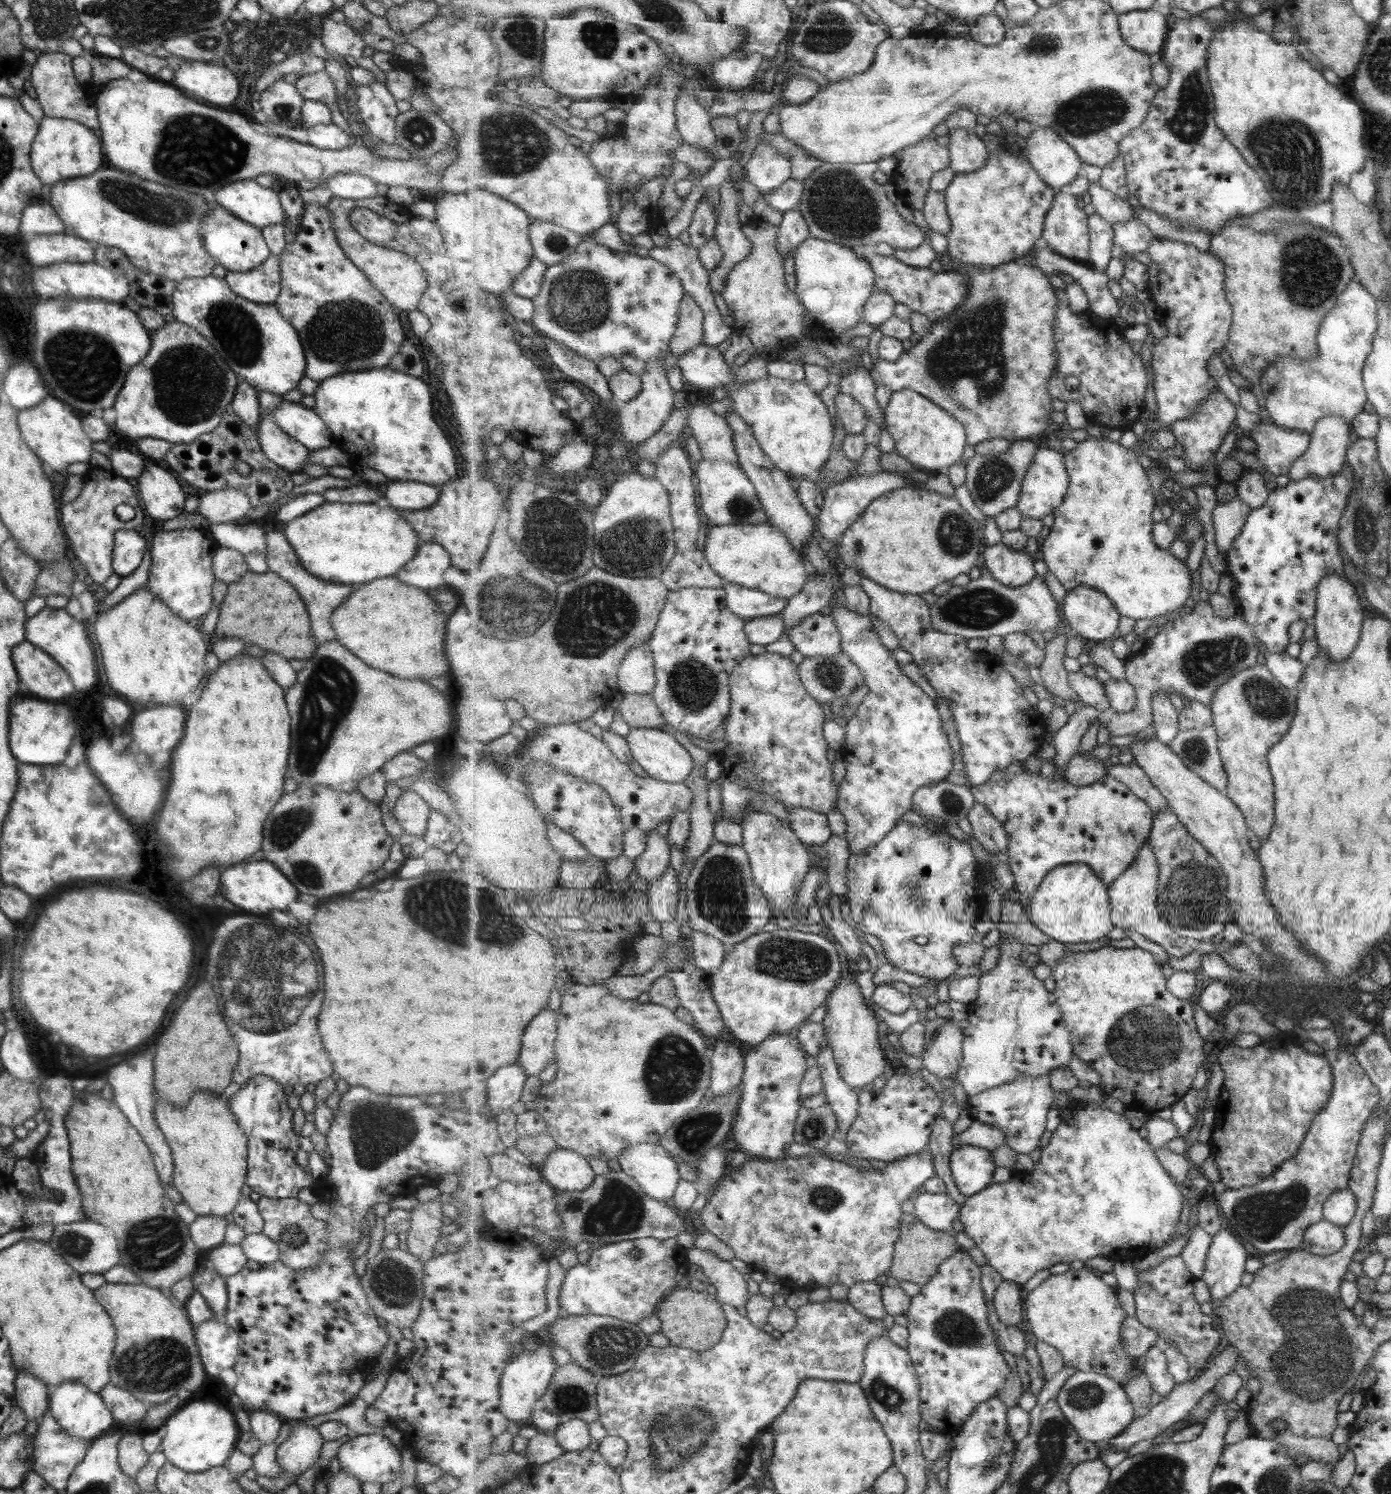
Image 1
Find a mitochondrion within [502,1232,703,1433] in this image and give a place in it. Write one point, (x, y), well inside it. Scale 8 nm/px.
(609, 1347)

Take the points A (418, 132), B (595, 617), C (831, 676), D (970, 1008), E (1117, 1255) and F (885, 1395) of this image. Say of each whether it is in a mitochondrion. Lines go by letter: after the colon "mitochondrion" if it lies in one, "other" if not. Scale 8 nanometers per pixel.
A: mitochondrion
B: mitochondrion
C: mitochondrion
D: other
E: other
F: mitochondrion

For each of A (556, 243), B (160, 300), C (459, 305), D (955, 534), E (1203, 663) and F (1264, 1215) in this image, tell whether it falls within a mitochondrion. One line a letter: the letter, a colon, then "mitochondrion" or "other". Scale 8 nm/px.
A: mitochondrion
B: other
C: other
D: mitochondrion
E: mitochondrion
F: mitochondrion

